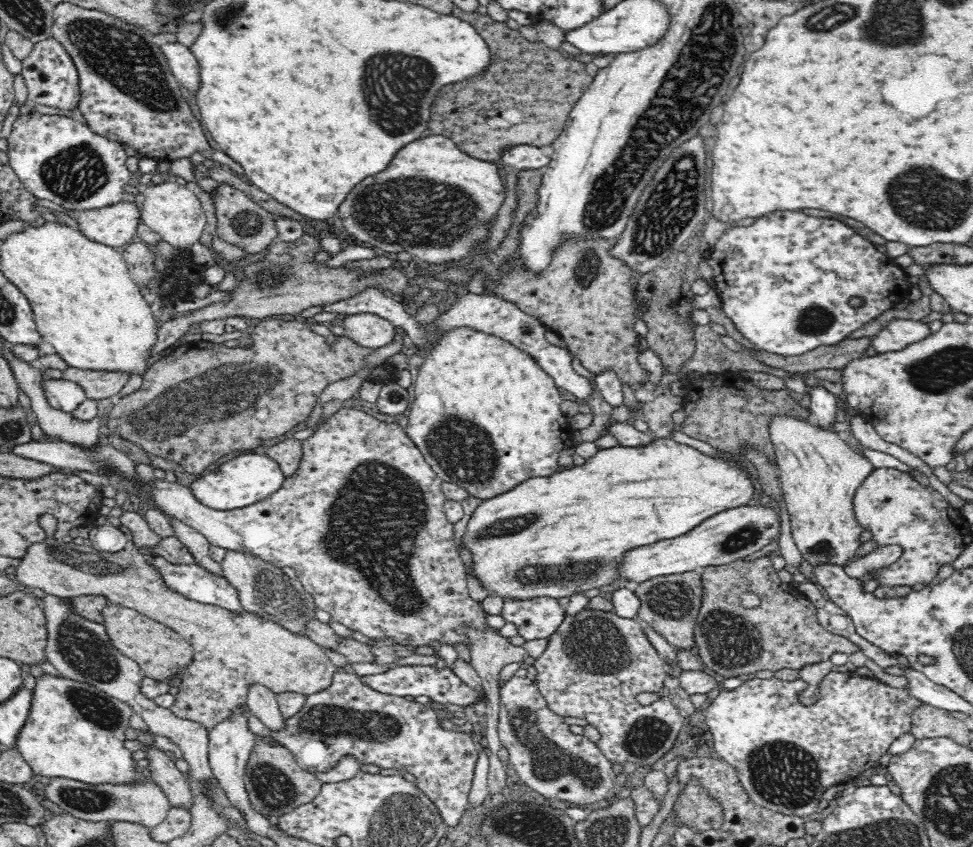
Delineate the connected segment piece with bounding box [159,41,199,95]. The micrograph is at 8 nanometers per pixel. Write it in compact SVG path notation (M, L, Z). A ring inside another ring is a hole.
M178 41L166 42L159 47L166 57L176 80L195 95L199 81L199 64L190 49Z

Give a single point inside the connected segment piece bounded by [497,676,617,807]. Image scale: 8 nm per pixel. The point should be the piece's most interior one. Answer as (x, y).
(549, 759)

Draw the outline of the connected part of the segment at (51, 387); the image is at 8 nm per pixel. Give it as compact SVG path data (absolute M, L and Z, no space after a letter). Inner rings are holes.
M43 375L40 388L48 404L56 410L71 413L87 399L84 389L75 382L64 379L52 379Z

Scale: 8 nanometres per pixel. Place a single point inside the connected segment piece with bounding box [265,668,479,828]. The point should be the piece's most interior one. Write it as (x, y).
(350, 719)

